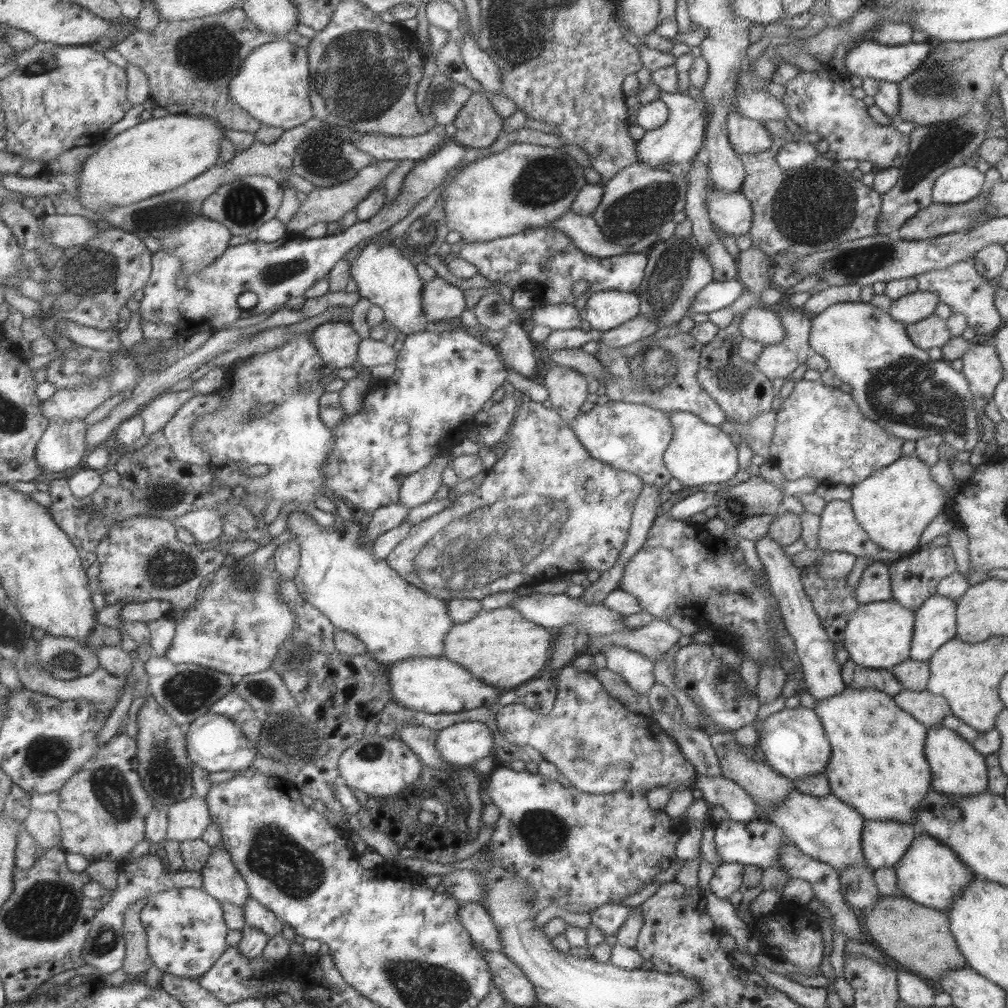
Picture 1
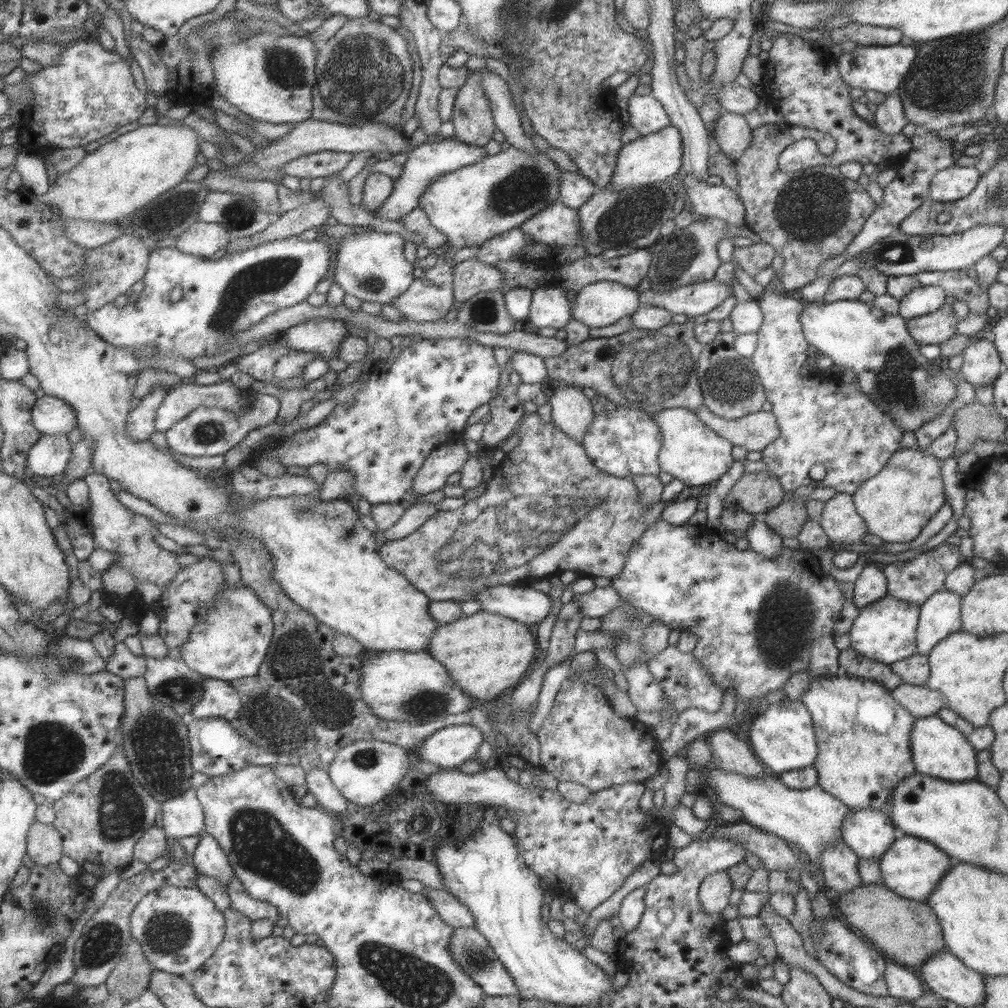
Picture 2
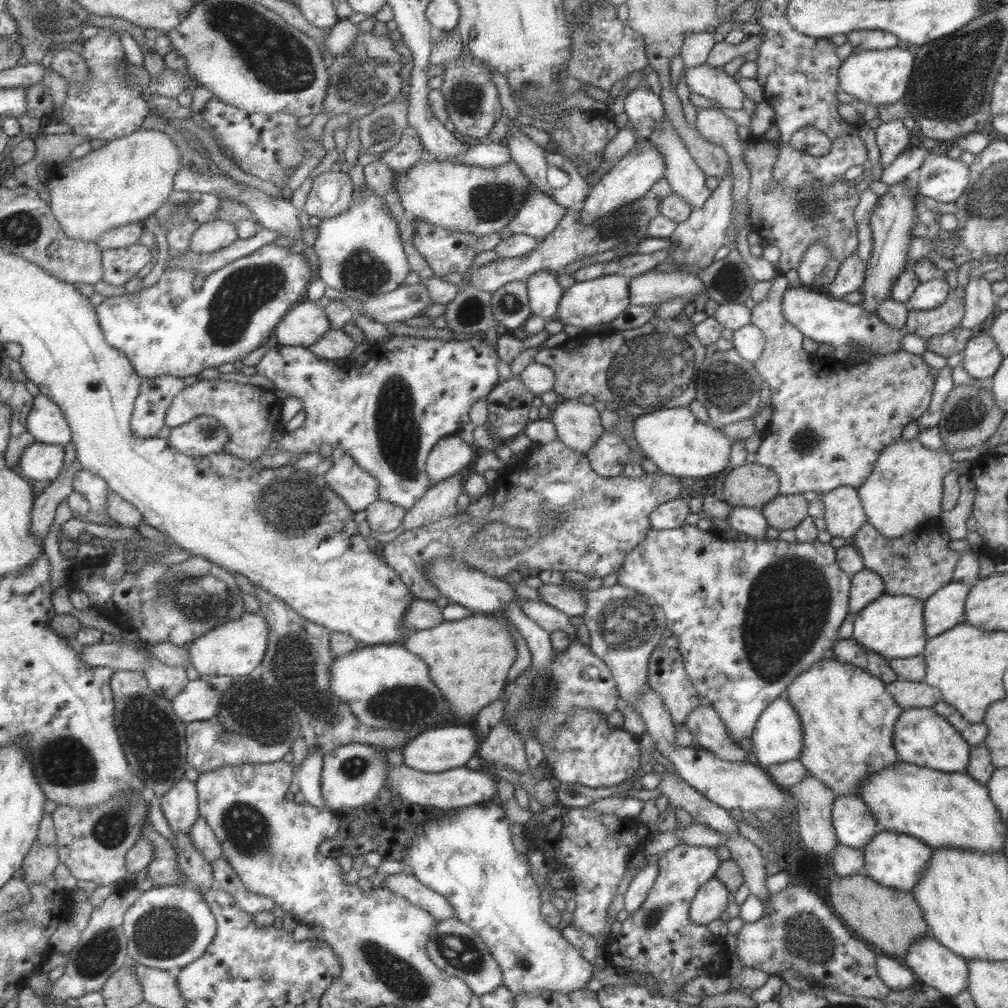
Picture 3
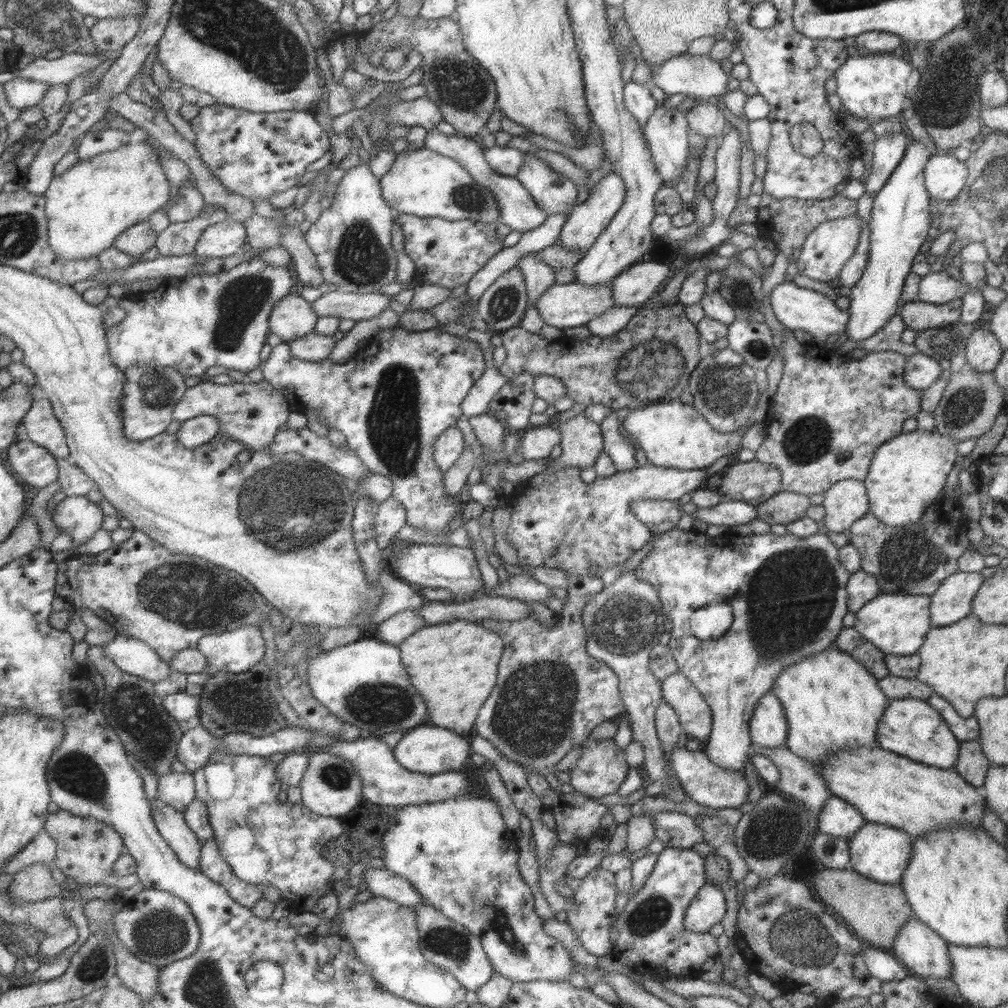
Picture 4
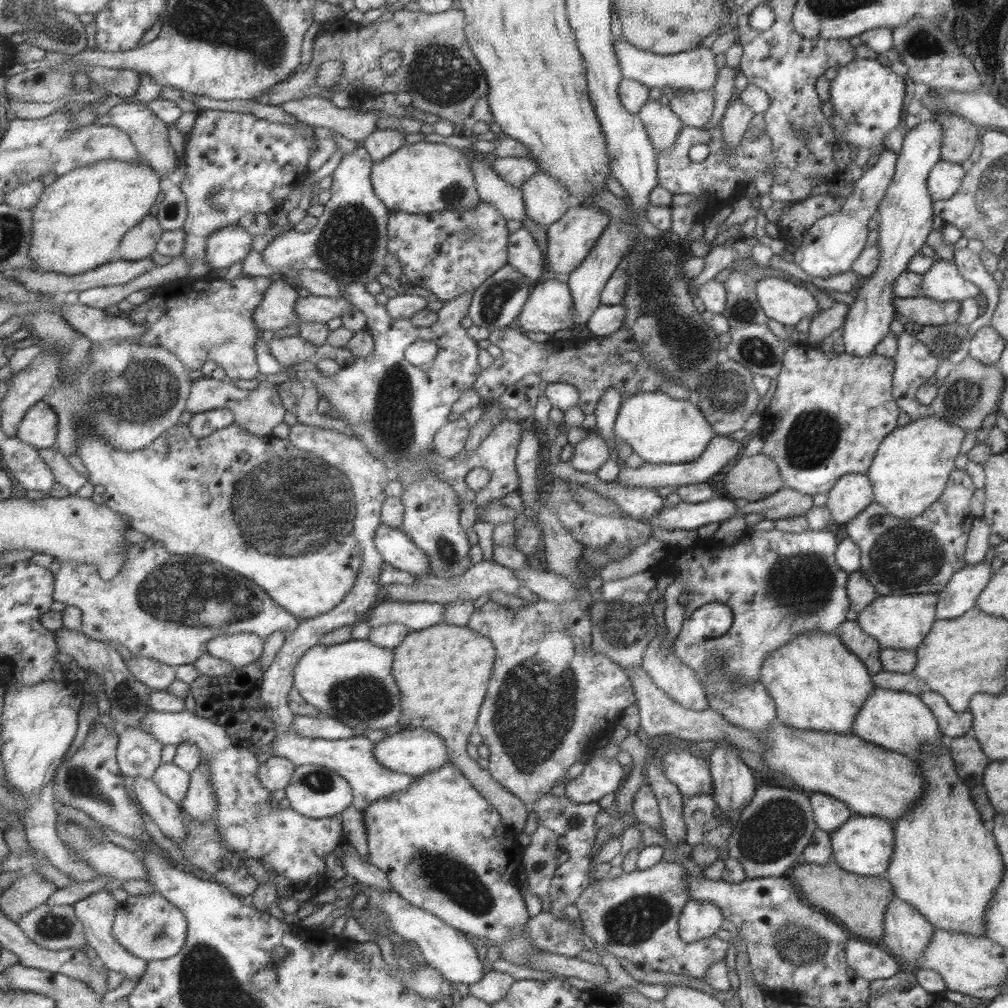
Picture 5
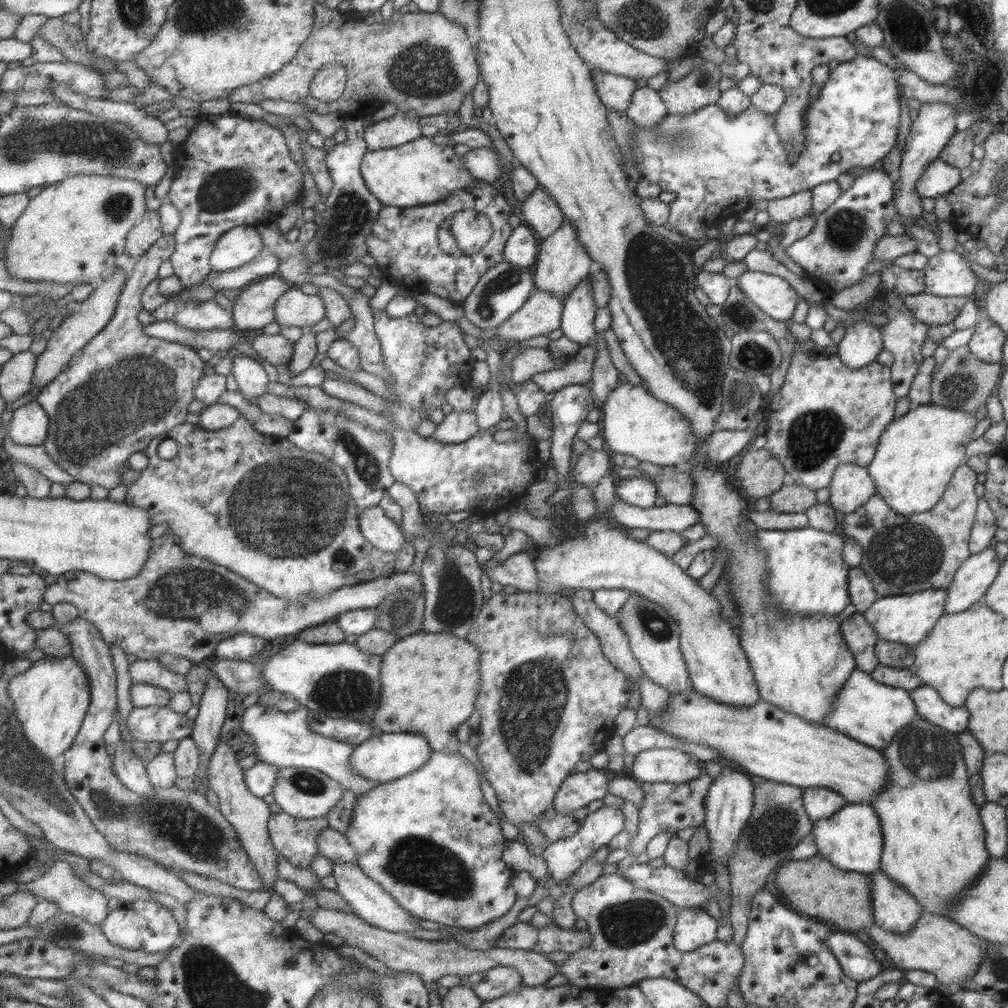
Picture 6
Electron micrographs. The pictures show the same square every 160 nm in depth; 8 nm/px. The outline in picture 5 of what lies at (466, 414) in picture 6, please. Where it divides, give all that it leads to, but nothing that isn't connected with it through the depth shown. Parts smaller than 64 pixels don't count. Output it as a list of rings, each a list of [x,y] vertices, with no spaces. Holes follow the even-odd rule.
[[[459,416],[458,419],[447,421],[434,435],[433,451],[443,458],[455,456],[465,446],[470,426]]]

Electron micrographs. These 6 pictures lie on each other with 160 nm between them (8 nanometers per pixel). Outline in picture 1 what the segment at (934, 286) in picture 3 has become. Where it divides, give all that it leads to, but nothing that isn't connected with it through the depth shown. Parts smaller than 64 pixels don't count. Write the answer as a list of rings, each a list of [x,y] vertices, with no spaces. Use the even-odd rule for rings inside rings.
[[[917,289],[915,292],[892,300],[887,312],[893,320],[906,326],[933,315],[933,309],[937,306],[938,301],[937,293]]]

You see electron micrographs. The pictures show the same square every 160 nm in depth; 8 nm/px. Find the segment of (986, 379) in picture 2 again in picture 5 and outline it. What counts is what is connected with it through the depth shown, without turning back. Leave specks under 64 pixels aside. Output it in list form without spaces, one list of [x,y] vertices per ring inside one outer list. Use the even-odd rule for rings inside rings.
[[[991,326],[979,328],[967,341],[968,355],[986,365],[995,365],[1004,349],[1004,338],[1001,338]]]

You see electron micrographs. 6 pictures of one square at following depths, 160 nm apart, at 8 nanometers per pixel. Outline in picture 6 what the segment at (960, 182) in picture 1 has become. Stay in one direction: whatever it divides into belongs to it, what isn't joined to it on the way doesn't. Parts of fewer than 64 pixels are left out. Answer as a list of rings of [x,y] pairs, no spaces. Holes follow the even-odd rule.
[[[937,158],[923,169],[915,182],[915,194],[921,198],[935,199],[946,196],[959,182],[959,169]]]

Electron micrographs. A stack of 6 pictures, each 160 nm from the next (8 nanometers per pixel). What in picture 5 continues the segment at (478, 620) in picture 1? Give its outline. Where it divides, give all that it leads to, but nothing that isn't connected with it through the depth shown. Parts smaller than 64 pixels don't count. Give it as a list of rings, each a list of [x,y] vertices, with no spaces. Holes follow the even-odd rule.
[[[439,622],[418,631],[410,631],[392,648],[392,652],[391,677],[401,694],[401,716],[397,720],[400,730],[423,727],[440,736],[448,754],[448,762],[456,766],[473,788],[485,797],[499,813],[503,824],[515,833],[528,830],[529,809],[465,752],[493,670],[493,643],[487,636],[479,636],[466,626]]]

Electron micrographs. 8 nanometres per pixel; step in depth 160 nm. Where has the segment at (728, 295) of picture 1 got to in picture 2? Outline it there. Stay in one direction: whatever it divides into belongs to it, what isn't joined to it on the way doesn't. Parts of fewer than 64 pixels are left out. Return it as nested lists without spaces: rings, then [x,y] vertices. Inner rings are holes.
[[[715,279],[693,284],[684,284],[666,291],[647,289],[638,292],[641,306],[656,306],[668,310],[671,314],[685,314],[687,317],[707,314],[723,299],[731,295],[726,284]]]

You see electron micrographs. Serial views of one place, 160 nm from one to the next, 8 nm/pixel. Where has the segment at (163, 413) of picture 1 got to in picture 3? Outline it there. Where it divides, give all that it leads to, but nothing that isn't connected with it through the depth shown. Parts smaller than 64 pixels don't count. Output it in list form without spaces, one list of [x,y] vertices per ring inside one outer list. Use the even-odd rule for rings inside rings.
[[[200,378],[176,396],[167,412],[166,426],[173,429],[201,415],[214,416],[222,422],[230,434],[225,449],[242,459],[251,461],[261,459],[272,445],[278,423],[281,423],[281,408],[283,408],[283,398],[278,398],[275,390],[220,378]]]

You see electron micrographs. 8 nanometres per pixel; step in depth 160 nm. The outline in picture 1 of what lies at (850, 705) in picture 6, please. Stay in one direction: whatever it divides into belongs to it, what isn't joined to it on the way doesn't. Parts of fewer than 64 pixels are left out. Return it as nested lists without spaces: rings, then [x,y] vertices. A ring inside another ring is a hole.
[[[942,723],[926,727],[923,754],[931,771],[930,788],[934,791],[953,798],[965,798],[977,796],[987,789],[987,767],[984,756]]]

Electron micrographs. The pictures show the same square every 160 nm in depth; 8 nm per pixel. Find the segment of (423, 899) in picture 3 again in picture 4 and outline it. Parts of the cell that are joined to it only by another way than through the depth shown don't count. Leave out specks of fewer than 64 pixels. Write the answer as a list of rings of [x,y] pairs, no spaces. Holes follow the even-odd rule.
[[[372,868],[364,870],[359,879],[367,884],[366,889],[372,896],[382,896],[403,906],[424,904],[418,892],[412,890],[408,880],[389,872],[385,868]]]

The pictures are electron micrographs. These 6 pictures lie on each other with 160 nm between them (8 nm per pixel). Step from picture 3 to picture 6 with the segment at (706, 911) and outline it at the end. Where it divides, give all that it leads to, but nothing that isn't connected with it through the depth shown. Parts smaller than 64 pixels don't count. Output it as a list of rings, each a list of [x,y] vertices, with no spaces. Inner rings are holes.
[[[701,906],[680,909],[672,932],[672,945],[679,952],[691,952],[715,940],[719,922],[707,915]]]

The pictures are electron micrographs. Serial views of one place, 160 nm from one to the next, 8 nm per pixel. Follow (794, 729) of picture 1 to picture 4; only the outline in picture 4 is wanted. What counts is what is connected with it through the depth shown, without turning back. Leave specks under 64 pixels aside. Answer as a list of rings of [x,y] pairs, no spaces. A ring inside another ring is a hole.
[[[770,691],[761,695],[748,720],[751,742],[761,748],[783,747],[786,742],[786,720],[779,699]]]

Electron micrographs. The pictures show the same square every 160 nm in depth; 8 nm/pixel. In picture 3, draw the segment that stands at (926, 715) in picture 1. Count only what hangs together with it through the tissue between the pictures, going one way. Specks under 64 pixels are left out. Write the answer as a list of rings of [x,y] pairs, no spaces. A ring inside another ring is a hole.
[[[895,679],[885,683],[885,690],[893,697],[893,700],[904,708],[931,708],[936,702],[942,700],[938,688],[933,688],[923,681],[913,682]]]

